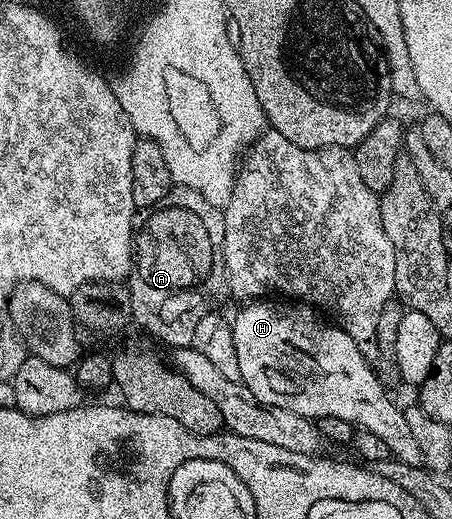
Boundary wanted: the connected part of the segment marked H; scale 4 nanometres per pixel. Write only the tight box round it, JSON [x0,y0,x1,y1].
[231,301,423,466]

